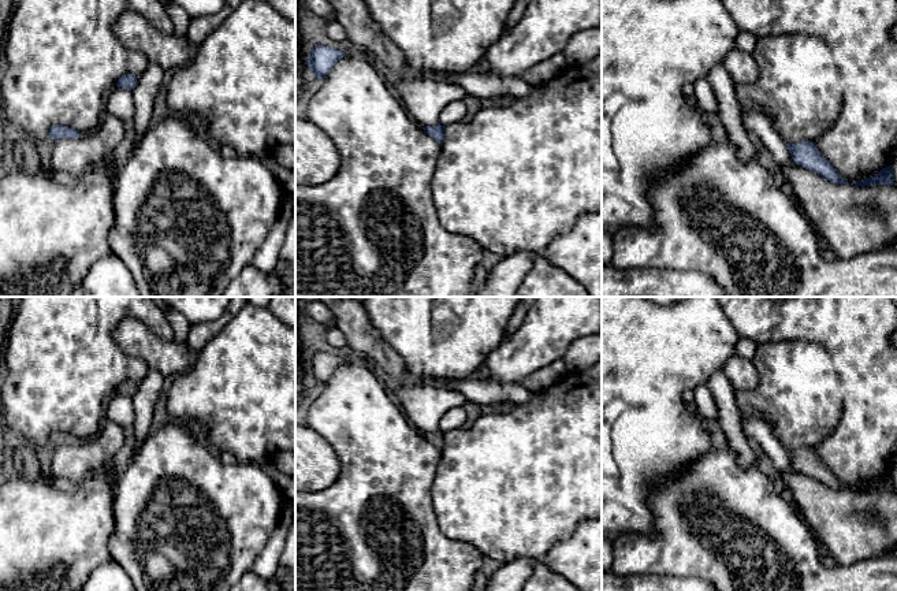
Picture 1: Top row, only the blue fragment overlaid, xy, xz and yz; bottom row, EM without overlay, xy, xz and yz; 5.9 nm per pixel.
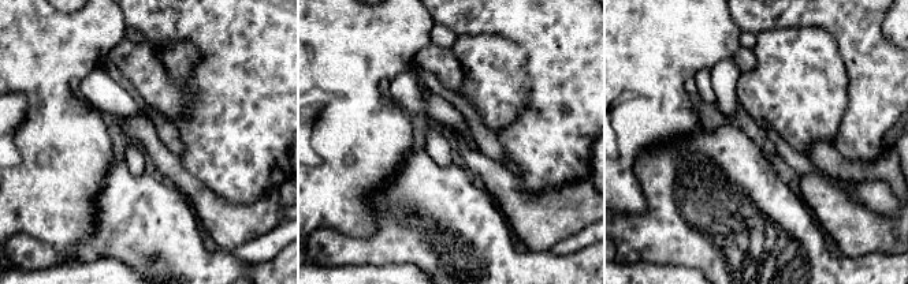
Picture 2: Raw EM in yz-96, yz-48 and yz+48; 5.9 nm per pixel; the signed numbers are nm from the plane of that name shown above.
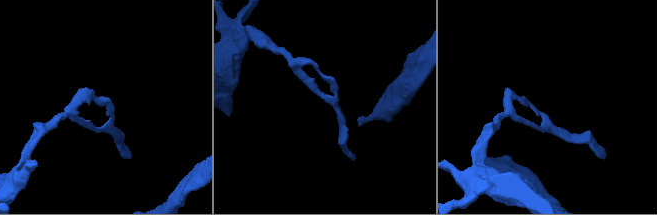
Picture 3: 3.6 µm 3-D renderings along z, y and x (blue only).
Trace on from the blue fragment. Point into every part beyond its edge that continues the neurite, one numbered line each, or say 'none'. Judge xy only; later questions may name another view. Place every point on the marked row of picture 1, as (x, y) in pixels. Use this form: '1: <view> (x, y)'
none

